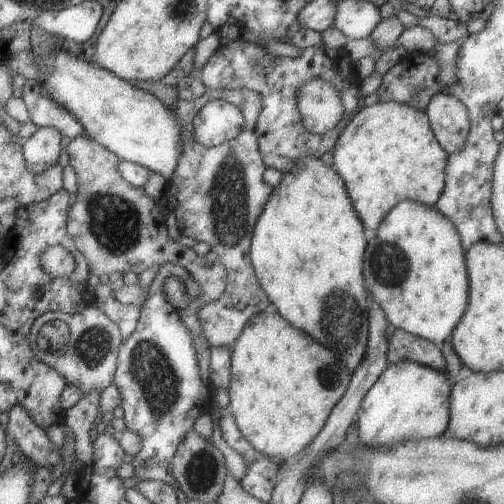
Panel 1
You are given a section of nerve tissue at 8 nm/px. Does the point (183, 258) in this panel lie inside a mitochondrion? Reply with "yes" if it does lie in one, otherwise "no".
no

